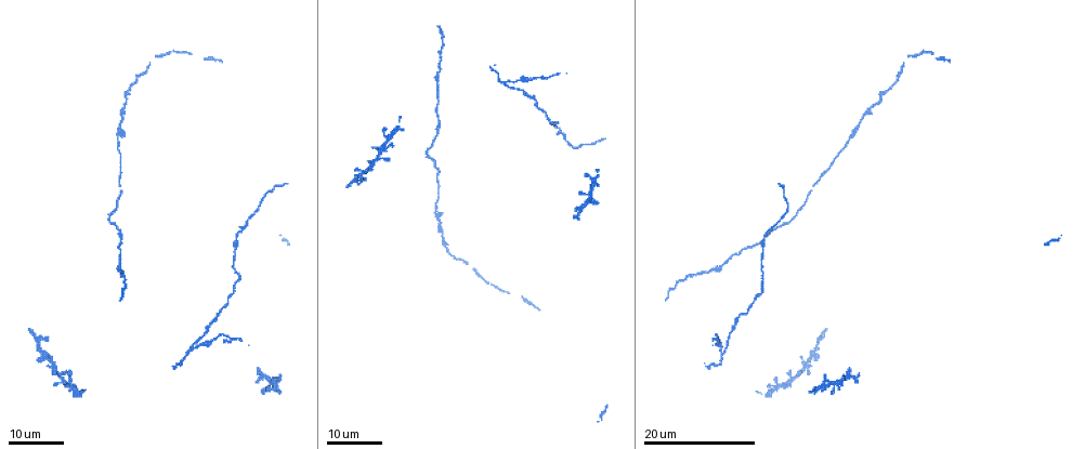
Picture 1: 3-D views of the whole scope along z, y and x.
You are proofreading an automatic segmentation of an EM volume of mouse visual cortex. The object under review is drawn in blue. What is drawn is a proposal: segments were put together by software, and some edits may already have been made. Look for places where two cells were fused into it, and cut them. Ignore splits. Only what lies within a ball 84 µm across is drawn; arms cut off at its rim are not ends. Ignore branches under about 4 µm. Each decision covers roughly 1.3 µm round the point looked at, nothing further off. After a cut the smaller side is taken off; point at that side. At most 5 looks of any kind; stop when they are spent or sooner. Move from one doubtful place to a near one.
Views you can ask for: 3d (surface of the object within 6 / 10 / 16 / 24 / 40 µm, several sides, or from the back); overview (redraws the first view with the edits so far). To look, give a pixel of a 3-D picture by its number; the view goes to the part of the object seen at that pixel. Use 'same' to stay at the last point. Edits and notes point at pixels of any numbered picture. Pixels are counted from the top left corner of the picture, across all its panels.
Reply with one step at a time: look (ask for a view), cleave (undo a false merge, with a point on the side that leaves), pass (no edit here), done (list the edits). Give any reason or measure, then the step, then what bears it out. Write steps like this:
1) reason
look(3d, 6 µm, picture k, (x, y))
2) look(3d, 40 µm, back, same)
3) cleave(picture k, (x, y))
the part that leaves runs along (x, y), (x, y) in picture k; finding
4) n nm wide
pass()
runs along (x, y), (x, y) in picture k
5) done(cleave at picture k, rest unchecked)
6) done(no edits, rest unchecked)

thin neck
look(3d, 24 µm, picture 1, (789, 221))

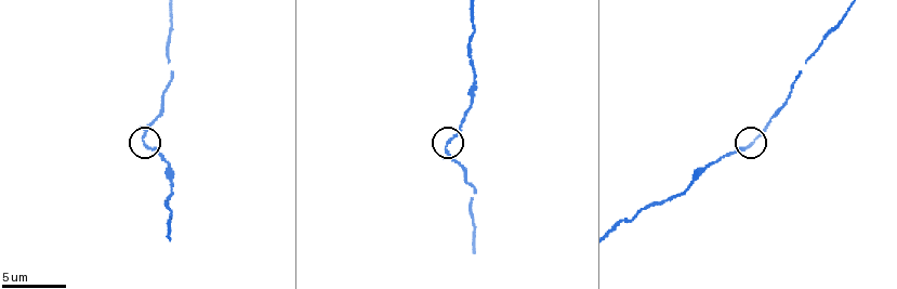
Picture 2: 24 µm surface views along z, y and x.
look(3d, 6 µm, picture 2, (754, 143))

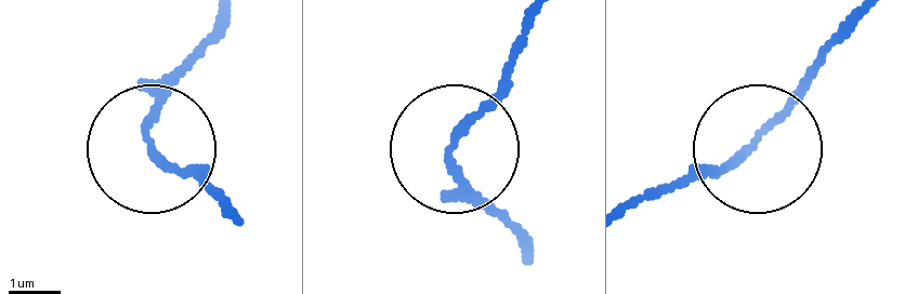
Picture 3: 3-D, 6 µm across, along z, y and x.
pass()
runs along (232, 214), (155, 136), (162, 84), (214, 24) in picture 3; continuous, no second cell

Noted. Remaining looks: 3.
thick turns thin
look(3d, 16 µm, picture 1, (785, 211))

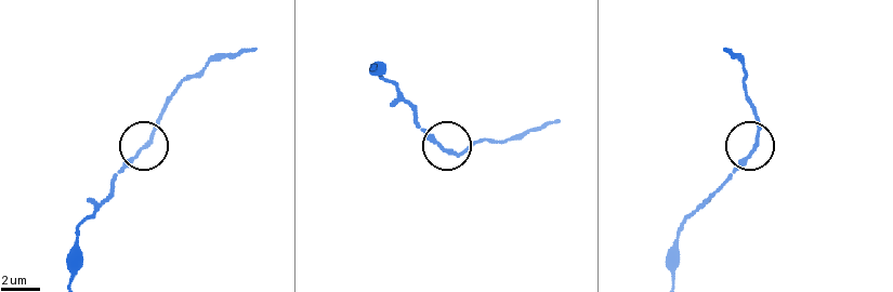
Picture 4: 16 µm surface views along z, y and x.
zoom in
look(3d, 10 µm, picture 4, (442, 149))

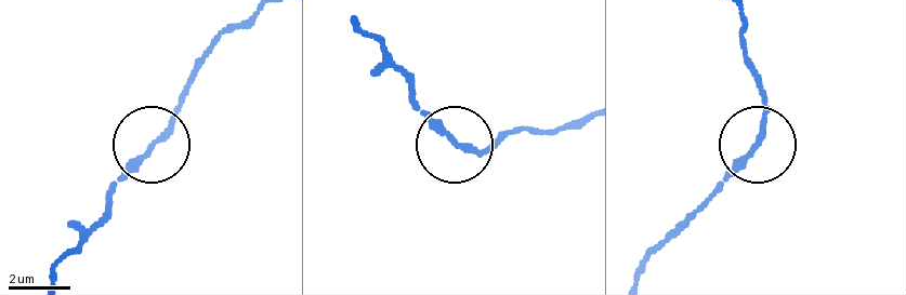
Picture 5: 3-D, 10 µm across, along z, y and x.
look(3d, 10 µm, back, picture 5, (755, 147))

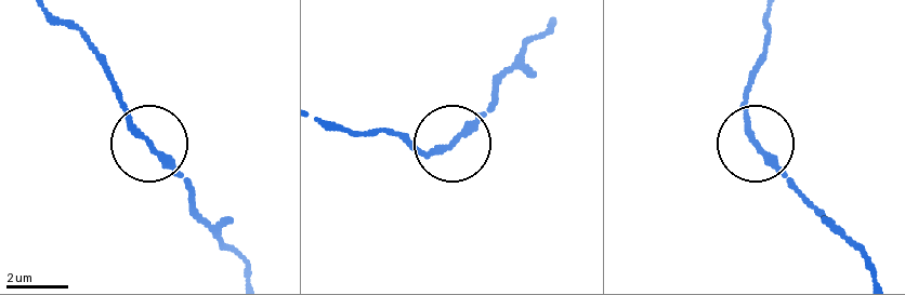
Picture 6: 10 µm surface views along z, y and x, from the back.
pass()
runs along (876, 275), (753, 143), (744, 104), (751, 76) in picture 6; one cell here

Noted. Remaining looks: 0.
done(no edits, rest unchecked)

